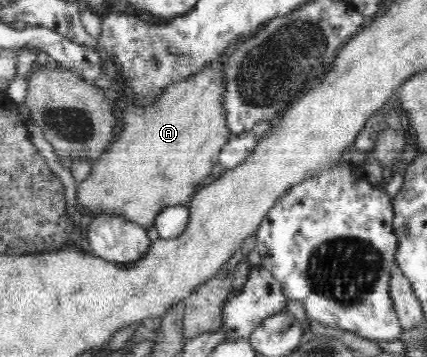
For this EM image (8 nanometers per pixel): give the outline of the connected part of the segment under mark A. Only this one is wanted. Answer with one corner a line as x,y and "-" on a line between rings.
210,62
209,65
203,69
199,74
194,74
188,79
174,83
171,86
167,86
163,91
160,91
156,100
149,106
125,106
120,113
120,123
123,123
120,133
116,137
116,140
111,143
107,150
93,162
94,169
91,169
90,177
86,178
84,183
78,185
78,205
84,207
88,213
94,213
94,215
120,215
128,221
132,221
142,228
148,230
156,221
156,217
166,207
172,206
184,206
188,202
192,201
193,195
202,188
204,185
202,181
212,173
214,165
219,162
220,151
222,147
228,143
228,139
233,137
226,121
224,121
224,79
220,78
220,62

